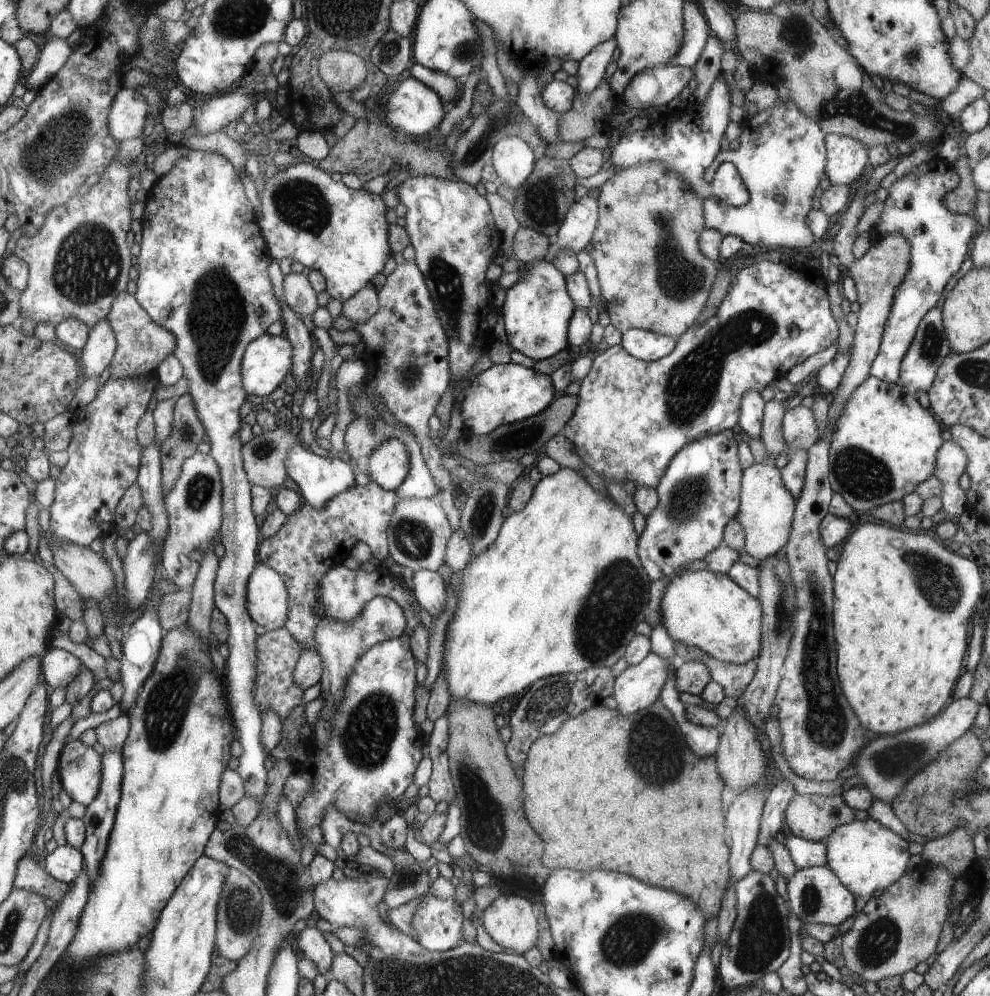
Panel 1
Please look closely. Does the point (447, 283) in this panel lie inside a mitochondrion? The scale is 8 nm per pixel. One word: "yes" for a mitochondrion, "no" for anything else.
yes

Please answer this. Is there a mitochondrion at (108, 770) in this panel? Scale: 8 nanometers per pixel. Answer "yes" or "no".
no

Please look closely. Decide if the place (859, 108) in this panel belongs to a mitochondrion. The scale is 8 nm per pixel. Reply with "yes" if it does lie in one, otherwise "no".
yes

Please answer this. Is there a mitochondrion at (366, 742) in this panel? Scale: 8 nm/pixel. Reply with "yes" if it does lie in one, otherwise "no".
yes

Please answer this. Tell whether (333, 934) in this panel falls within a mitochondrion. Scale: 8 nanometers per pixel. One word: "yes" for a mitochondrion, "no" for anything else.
no

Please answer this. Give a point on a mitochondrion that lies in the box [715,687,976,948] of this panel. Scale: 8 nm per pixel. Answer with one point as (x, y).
(893, 762)

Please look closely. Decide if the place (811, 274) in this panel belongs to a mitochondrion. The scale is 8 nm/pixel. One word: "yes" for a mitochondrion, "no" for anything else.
no

